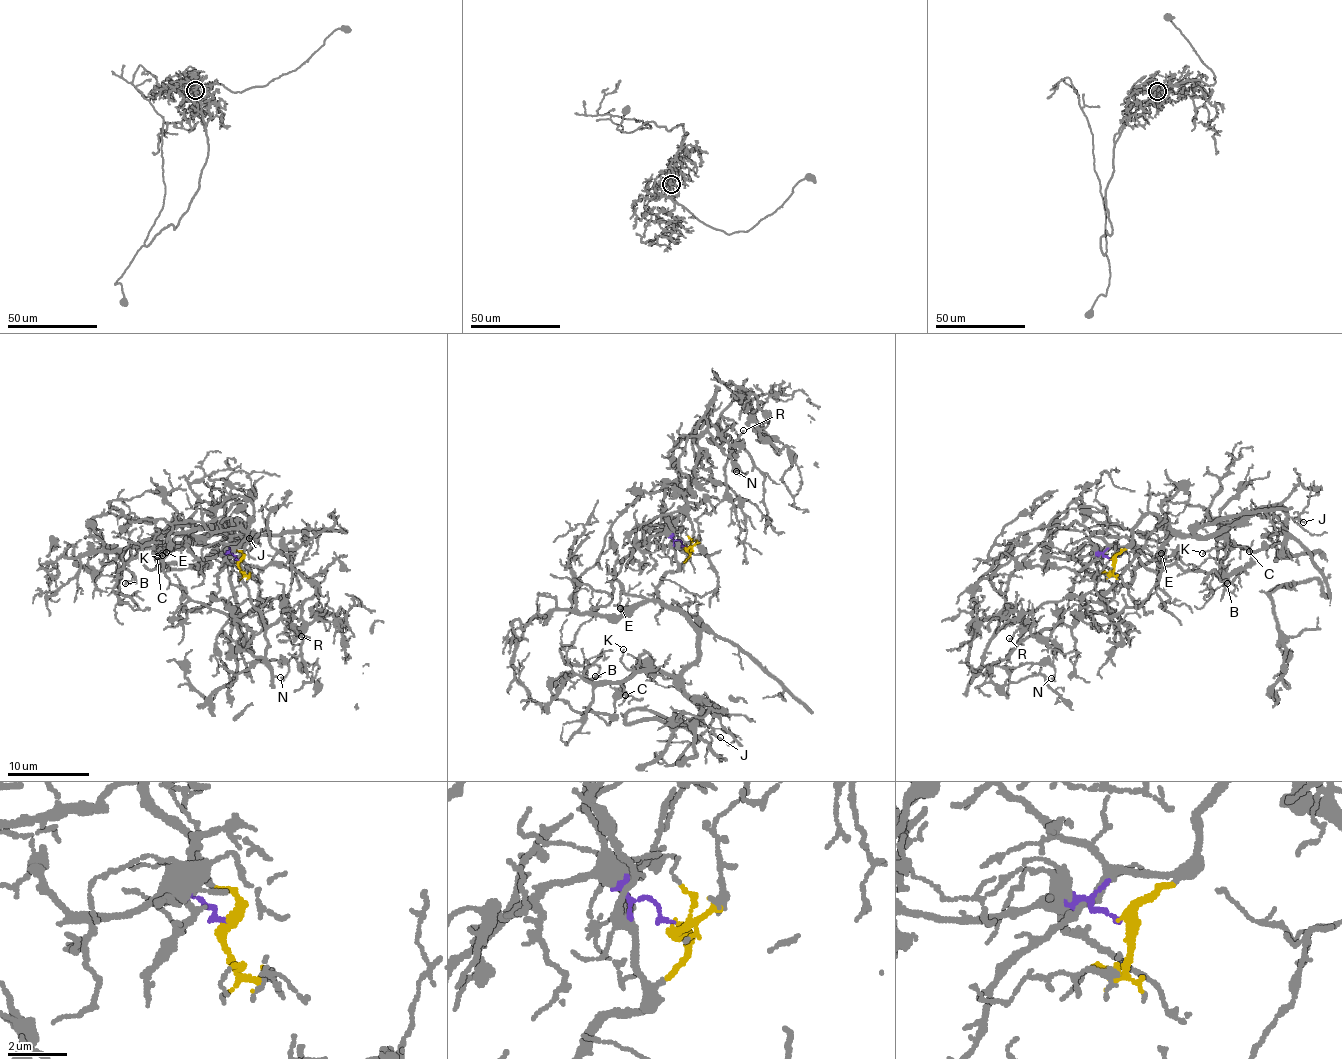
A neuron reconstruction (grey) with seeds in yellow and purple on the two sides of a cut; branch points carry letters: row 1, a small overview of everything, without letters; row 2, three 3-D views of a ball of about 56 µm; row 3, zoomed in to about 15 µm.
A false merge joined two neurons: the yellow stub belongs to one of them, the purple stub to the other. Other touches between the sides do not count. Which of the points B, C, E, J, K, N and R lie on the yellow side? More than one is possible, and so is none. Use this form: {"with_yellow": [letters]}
{"with_yellow": ["B", "C", "E", "J", "K"]}

